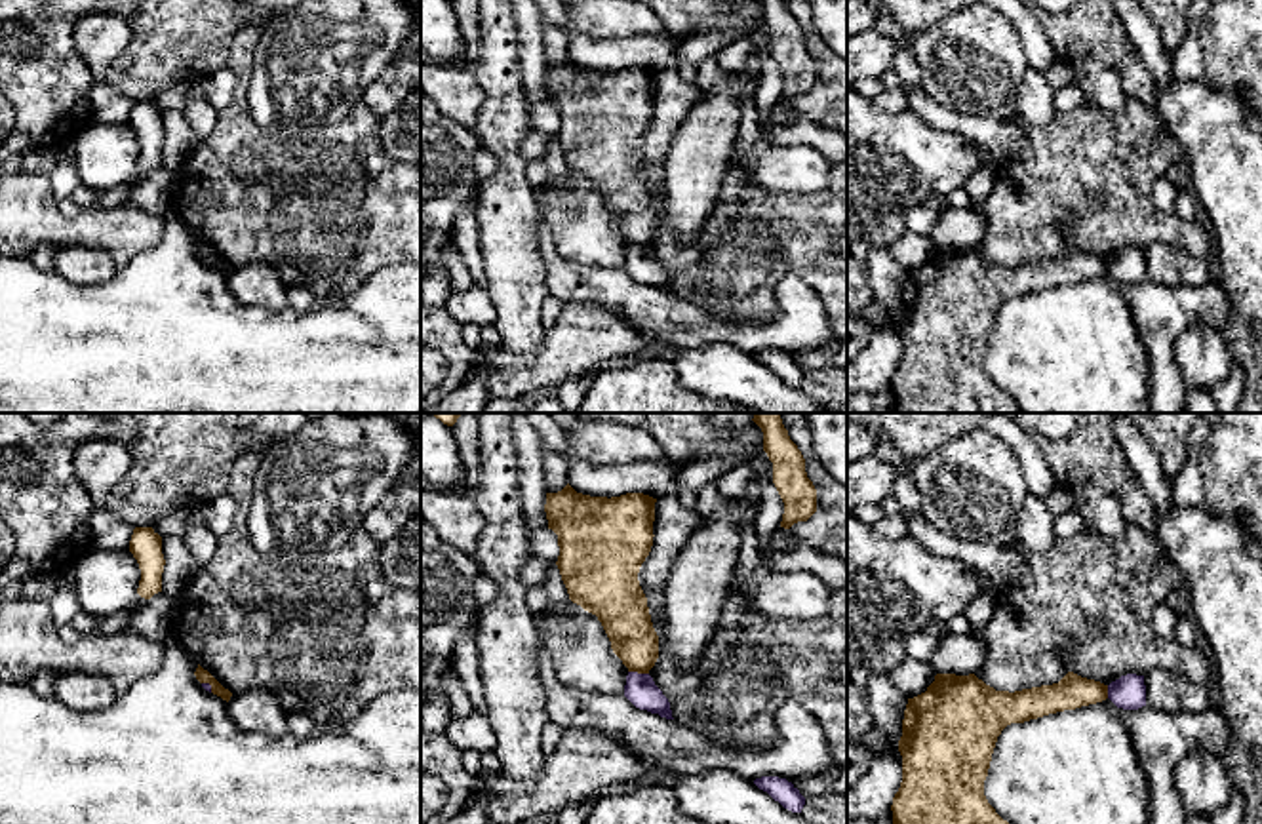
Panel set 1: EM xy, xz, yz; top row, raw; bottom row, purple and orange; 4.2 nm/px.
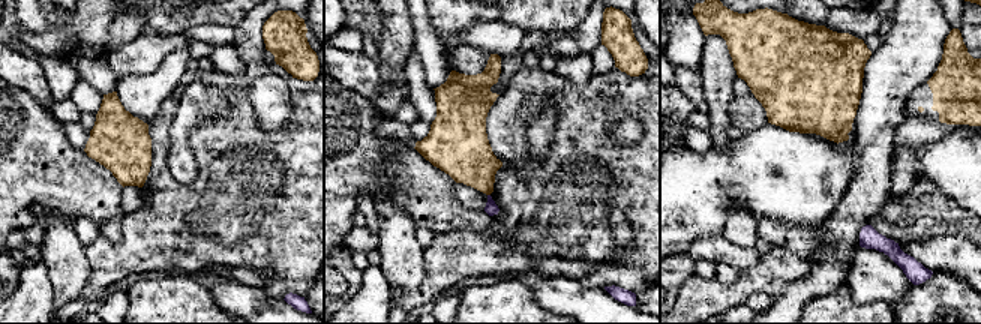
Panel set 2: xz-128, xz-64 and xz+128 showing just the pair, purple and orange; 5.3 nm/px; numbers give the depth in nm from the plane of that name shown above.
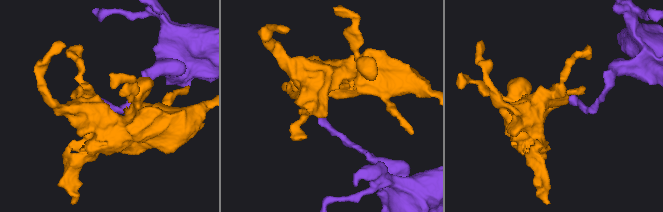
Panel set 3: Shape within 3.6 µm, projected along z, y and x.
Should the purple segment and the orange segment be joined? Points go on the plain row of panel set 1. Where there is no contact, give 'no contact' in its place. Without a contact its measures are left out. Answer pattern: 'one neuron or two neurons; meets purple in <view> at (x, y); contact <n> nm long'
two neurons; meets purple in xz at (636, 246); contact 90 nm long

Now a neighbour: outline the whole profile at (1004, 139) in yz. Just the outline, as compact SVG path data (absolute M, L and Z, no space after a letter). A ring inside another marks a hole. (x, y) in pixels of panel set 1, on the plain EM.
M914 86L908 91L908 107L929 126L959 133L973 143L982 145L990 152L996 167L1013 164L1026 147L1024 131L1011 120L959 114L931 99L921 86Z

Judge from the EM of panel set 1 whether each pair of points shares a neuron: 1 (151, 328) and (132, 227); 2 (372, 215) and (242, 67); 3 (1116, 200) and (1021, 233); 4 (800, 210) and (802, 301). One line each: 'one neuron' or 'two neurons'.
1: two neurons
2: one neuron
3: one neuron
4: two neurons

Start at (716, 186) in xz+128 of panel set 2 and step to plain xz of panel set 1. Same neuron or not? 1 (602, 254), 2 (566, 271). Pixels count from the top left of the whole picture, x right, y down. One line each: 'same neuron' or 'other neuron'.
1: same neuron
2: other neuron

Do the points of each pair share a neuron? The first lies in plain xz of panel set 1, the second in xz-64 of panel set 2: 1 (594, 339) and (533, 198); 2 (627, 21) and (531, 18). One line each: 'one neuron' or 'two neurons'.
1: one neuron
2: two neurons

